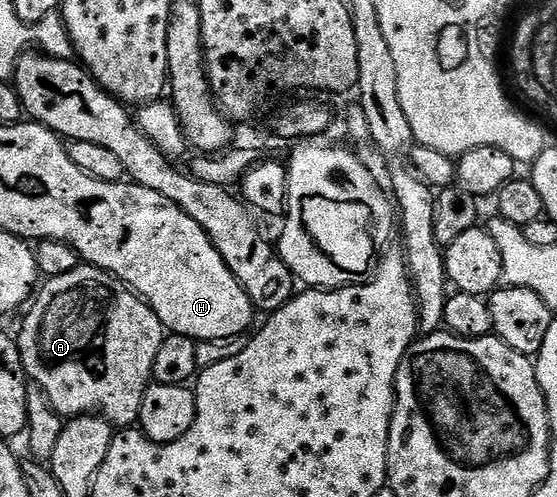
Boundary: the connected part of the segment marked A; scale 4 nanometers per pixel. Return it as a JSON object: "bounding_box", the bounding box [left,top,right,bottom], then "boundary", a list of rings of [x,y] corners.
{"bounding_box":[16,263,167,427],"boundary":[[[82,263],[78,265],[75,271],[67,271],[67,275],[50,277],[40,286],[35,300],[28,306],[28,309],[30,308],[29,314],[26,315],[25,322],[21,325],[21,334],[16,334],[17,350],[21,353],[21,362],[25,368],[26,378],[44,391],[51,403],[51,407],[61,418],[72,419],[82,415],[100,415],[114,426],[129,427],[141,416],[143,395],[148,391],[153,381],[155,359],[159,355],[161,344],[165,342],[167,330],[165,324],[159,319],[159,315],[155,315],[152,307],[147,302],[142,301],[124,281],[121,281],[118,277],[114,277],[113,274],[108,273],[103,267],[97,266],[96,269],[95,266],[88,264]]]}

